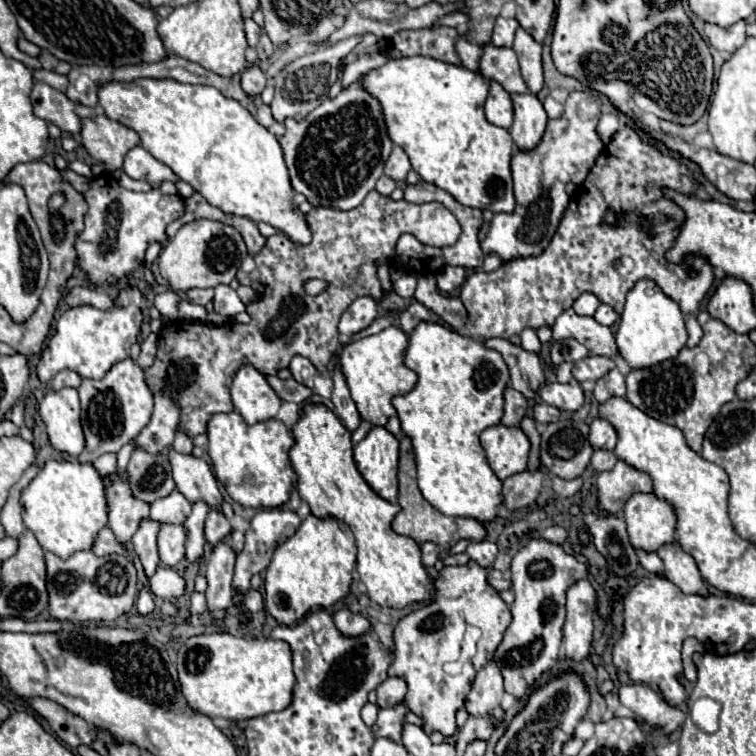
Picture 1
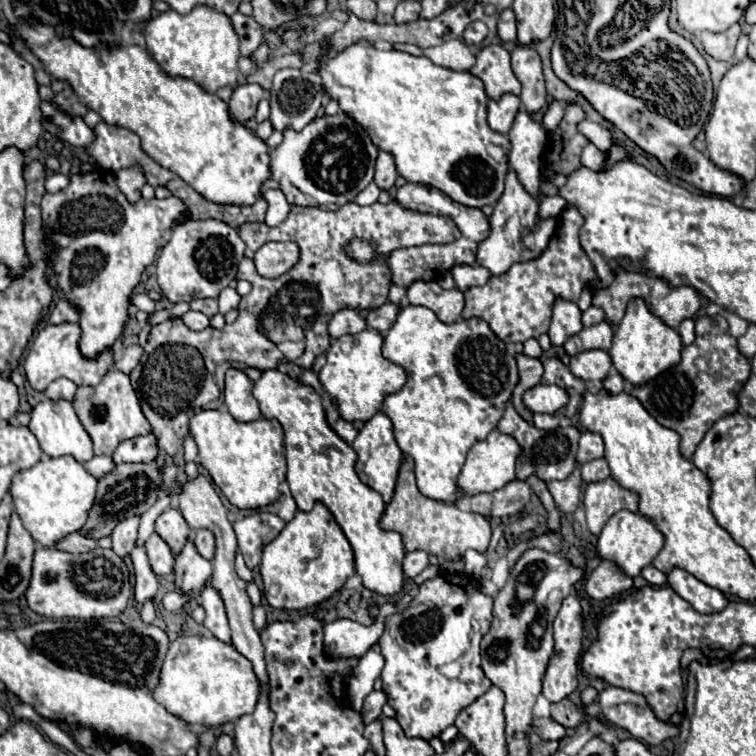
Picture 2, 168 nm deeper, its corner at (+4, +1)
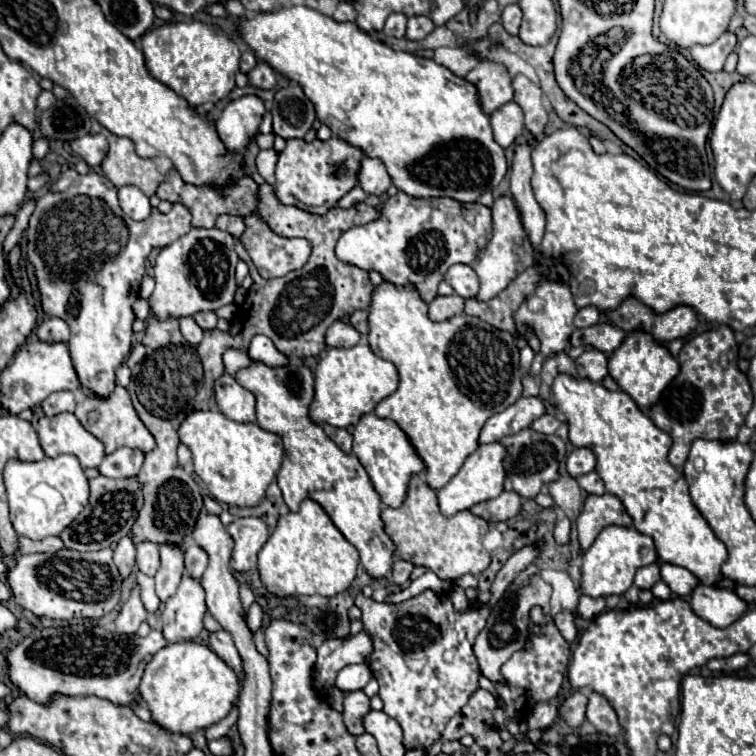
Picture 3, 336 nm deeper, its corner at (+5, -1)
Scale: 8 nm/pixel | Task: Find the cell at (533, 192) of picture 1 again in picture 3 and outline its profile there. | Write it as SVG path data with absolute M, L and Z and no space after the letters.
M500 196L494 200L492 206L492 220L494 220L494 232L492 238L486 246L486 250L482 252L482 256L478 258L474 272L480 278L480 292L478 292L478 300L490 300L494 298L498 292L502 292L520 272L524 272L528 266L532 266L536 262L536 248L532 246L524 226L522 226L522 218L516 206L516 200L512 196Z

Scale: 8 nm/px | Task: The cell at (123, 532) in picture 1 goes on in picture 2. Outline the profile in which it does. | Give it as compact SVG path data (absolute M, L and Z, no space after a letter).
M139 516L127 518L117 524L117 528L111 534L113 552L117 556L125 558L127 554L131 554L131 550L135 548L135 540L137 540L137 528L139 528Z

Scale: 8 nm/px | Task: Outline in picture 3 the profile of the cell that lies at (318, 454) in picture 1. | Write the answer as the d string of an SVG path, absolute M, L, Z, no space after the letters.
M252 362L236 374L236 380L256 396L258 426L282 436L284 460L276 480L284 494L286 506L296 512L304 498L318 502L344 538L358 550L362 568L372 578L384 578L390 574L396 546L384 532L384 524L380 520L380 496L360 460L354 454L344 454L324 434L322 426L310 418L310 404L314 400L312 372L304 364L268 368L262 362Z

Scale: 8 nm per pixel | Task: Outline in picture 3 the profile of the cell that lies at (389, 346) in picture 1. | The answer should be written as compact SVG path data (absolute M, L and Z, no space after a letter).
M360 342L352 348L328 348L328 354L320 358L314 376L316 394L310 406L310 416L318 424L326 422L338 428L358 424L364 414L372 412L380 400L384 400L398 388L396 366L378 358L366 342Z

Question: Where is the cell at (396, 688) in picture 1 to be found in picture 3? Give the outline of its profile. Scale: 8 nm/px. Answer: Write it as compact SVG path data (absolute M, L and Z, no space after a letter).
M362 690L346 694L342 716L344 716L344 724L346 724L350 734L354 734L354 736L364 734L364 716L370 710L372 710L370 708L370 698Z

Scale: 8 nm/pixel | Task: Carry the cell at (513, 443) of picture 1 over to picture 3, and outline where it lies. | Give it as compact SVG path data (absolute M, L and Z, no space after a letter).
M492 442L492 444L480 444L476 452L472 452L460 472L444 486L440 488L438 494L438 502L440 502L440 510L444 516L454 516L460 510L472 508L478 502L496 498L498 494L504 492L504 478L506 478L506 470L504 470L504 458L506 458L506 448L500 442Z

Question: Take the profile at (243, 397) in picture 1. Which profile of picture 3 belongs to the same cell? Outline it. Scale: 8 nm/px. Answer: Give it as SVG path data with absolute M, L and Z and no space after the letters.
M222 374L214 386L218 410L234 422L256 422L256 400L238 380L230 374Z

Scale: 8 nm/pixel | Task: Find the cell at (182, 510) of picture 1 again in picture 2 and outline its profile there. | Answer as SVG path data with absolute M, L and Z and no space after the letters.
M167 508L165 512L161 512L155 522L155 532L169 544L173 556L181 554L181 548L185 546L185 540L191 534L185 518L177 508Z

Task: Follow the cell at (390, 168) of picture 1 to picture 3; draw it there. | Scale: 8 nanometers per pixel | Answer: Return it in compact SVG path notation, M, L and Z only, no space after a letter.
M364 158L360 168L360 186L368 194L382 196L392 184L392 178L388 176L384 164L378 158Z

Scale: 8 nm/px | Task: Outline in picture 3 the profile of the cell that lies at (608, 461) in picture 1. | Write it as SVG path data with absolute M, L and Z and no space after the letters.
M592 470L592 472L588 472L588 474L582 474L582 476L578 476L576 478L578 480L578 484L580 484L580 488L584 488L588 494L604 494L606 490L604 490L604 482L602 482L602 478L598 476L598 472L596 470Z

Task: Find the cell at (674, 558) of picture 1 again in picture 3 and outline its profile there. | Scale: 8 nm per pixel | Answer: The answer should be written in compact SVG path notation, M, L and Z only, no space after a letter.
M698 584L690 594L692 610L716 628L730 626L748 608L732 590Z

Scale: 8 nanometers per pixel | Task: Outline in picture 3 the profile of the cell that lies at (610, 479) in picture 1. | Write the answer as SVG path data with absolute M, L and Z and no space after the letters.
M590 494L584 502L584 510L580 512L576 526L582 550L588 550L596 536L610 524L618 526L632 526L632 518L626 512L624 504L614 494Z

